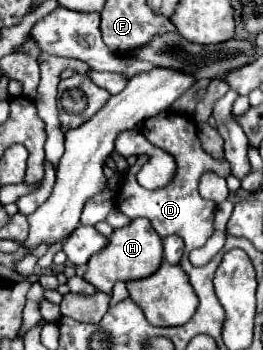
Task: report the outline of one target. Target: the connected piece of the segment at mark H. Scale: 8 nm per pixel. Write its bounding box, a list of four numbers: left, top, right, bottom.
[84,219,164,295]

